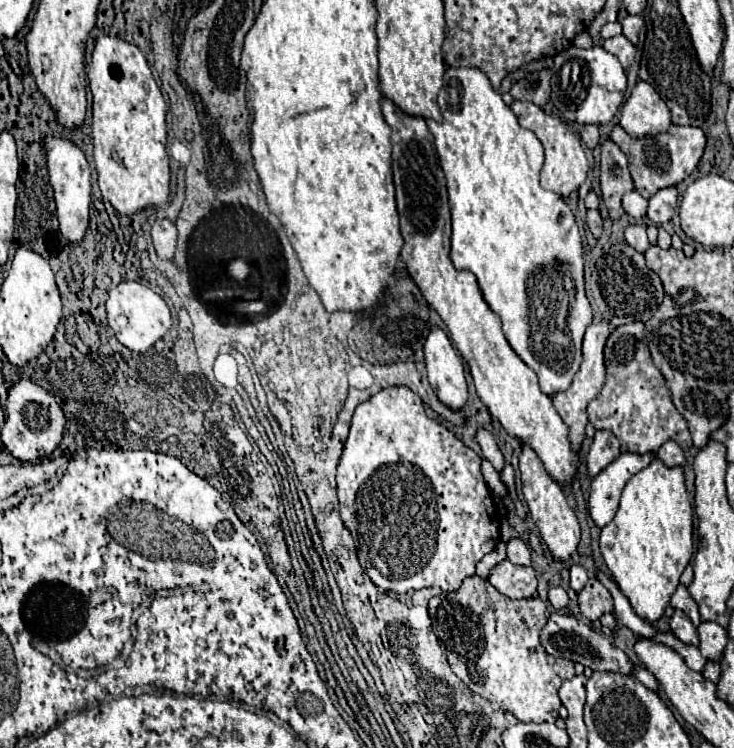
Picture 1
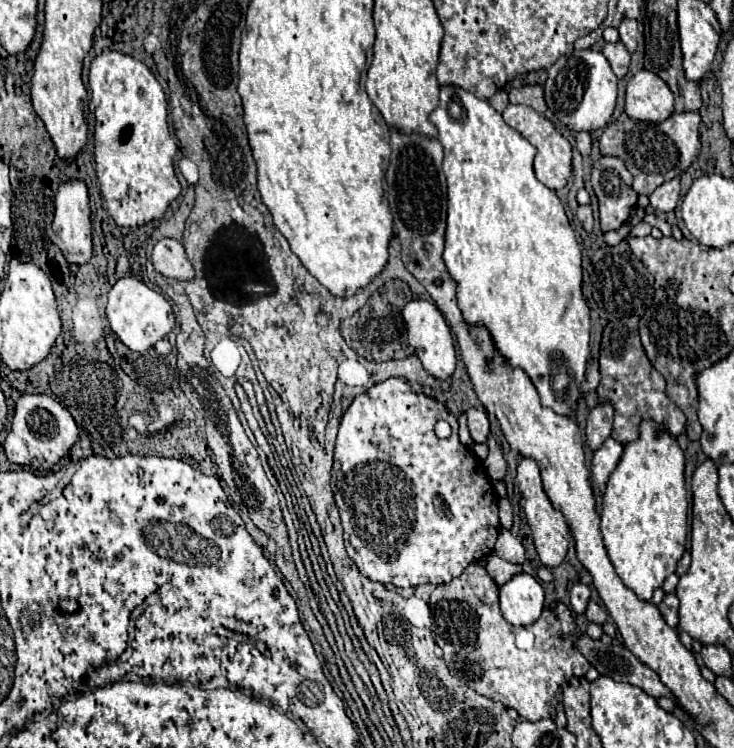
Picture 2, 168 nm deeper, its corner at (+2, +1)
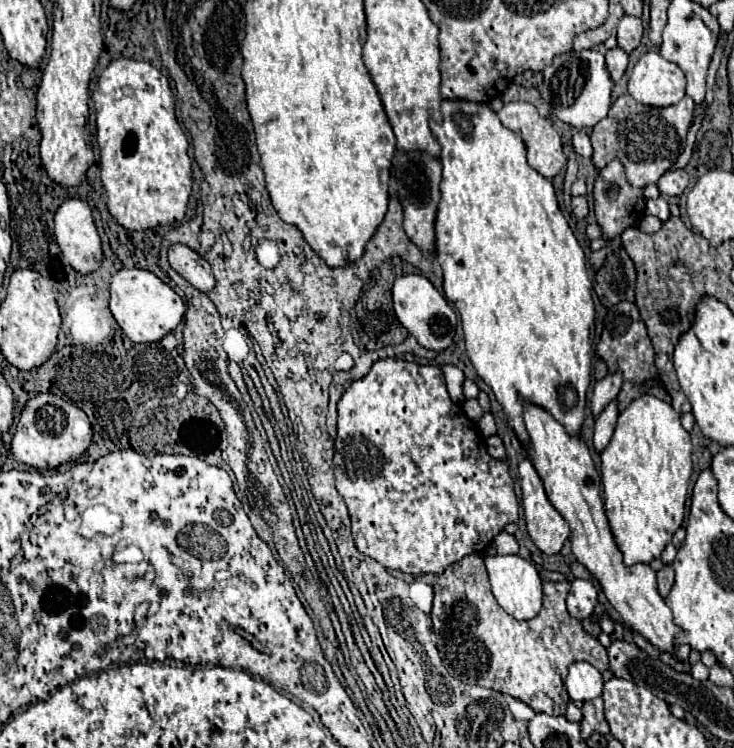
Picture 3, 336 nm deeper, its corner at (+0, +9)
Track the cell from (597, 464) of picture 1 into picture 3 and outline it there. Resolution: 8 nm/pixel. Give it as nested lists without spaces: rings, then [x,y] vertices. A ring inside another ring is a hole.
[[[608,374],[604,380],[596,382],[594,396],[592,396],[592,416],[594,418],[598,418],[602,414],[602,410],[612,400],[616,400],[620,388],[622,388],[622,376],[618,376],[618,374]]]

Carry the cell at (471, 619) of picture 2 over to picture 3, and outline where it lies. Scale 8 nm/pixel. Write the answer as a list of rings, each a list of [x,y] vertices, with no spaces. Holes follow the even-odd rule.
[[[470,554],[450,564],[434,584],[434,606],[430,614],[446,670],[466,684],[510,694],[534,712],[562,716],[569,702],[563,680],[568,666],[584,660],[592,662],[600,672],[608,670],[606,648],[566,610],[568,592],[568,582],[544,582],[544,606],[540,614],[530,622],[520,622],[506,614],[494,600],[480,554]]]

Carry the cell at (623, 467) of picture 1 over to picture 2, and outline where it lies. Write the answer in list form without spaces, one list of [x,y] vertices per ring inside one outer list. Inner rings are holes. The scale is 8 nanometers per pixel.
[[[612,438],[604,440],[604,444],[594,452],[594,458],[592,458],[592,478],[596,482],[598,494],[604,494],[608,476],[616,468],[620,456],[622,456],[622,444],[616,444],[616,440],[612,440]]]

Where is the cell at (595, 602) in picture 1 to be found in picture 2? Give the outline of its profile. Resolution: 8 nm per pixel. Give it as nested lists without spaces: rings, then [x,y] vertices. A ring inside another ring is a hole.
[[[590,602],[588,604],[588,610],[586,610],[586,618],[590,620],[590,622],[594,622],[594,624],[604,624],[606,622],[606,610],[604,608],[600,608],[596,602]]]

